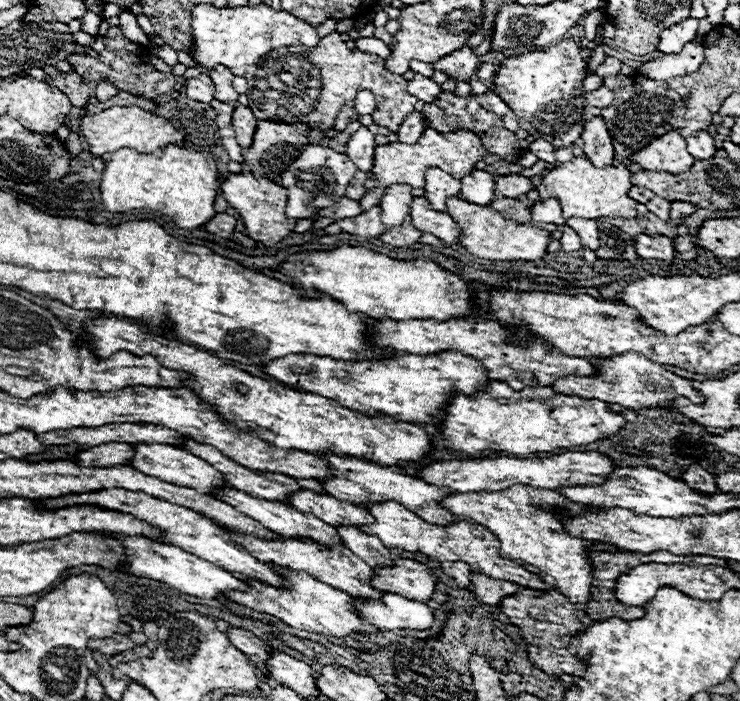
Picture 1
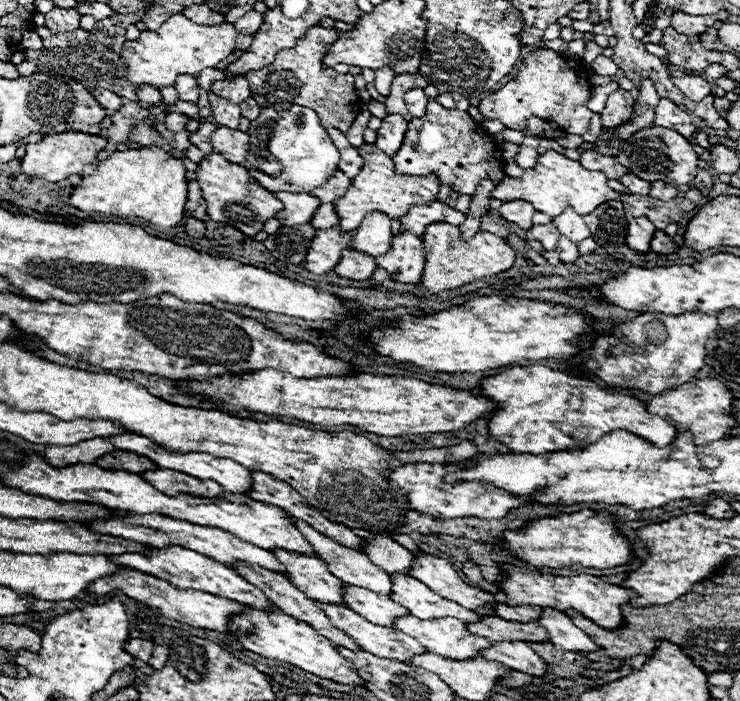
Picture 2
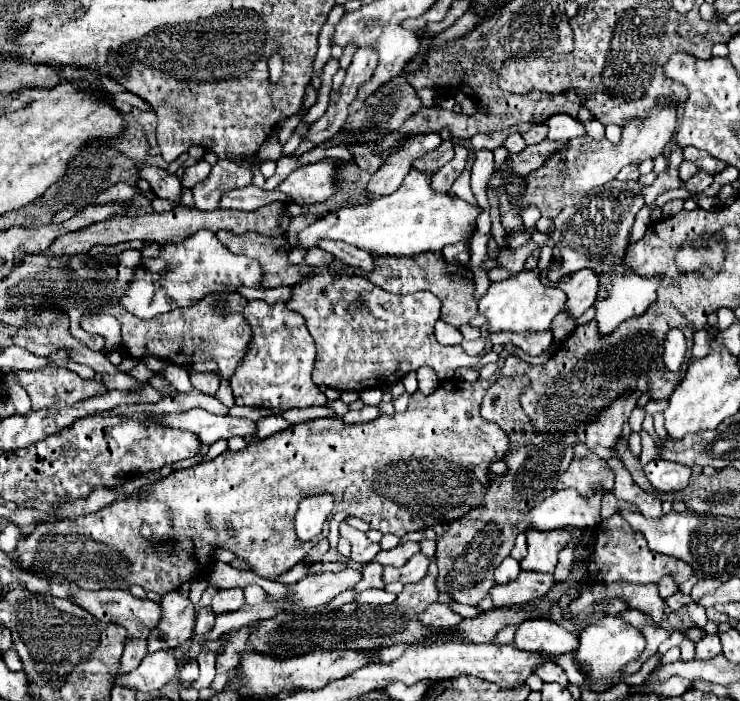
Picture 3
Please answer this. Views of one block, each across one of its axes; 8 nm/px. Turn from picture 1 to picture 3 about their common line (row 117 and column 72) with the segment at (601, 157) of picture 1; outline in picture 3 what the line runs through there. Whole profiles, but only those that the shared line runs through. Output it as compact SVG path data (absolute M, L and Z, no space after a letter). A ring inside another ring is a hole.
M78 590L76 594L72 594L72 600L78 606L84 606L84 610L88 610L90 614L96 614L96 618L100 618L104 622L116 622L116 624L120 624L120 626L124 626L128 630L128 644L126 644L124 654L120 658L120 674L118 676L132 672L140 664L136 660L142 660L146 656L144 640L148 638L150 630L154 630L162 620L160 604L156 604L152 600L140 600L140 598L132 596L126 590L100 590L100 592Z

